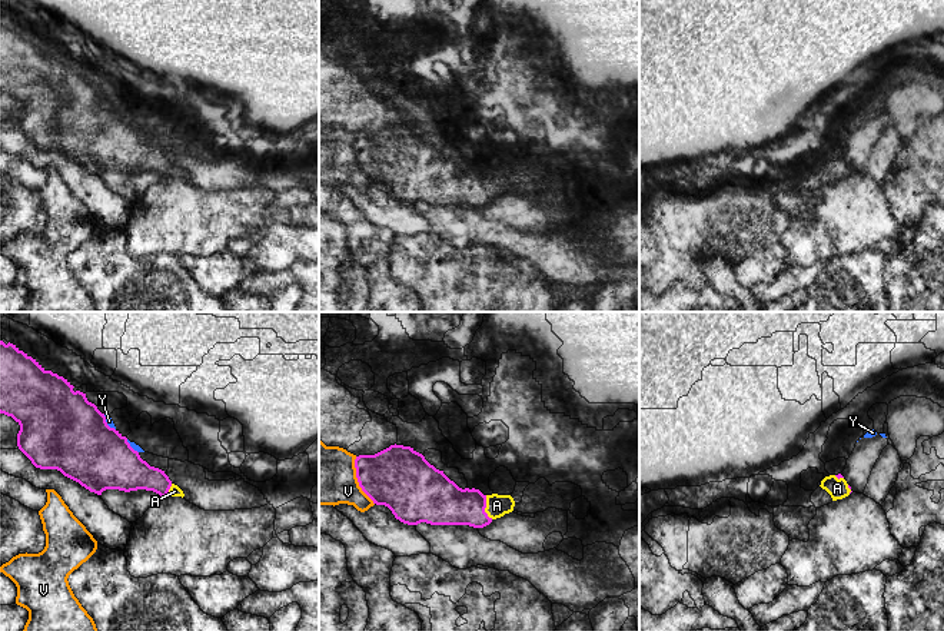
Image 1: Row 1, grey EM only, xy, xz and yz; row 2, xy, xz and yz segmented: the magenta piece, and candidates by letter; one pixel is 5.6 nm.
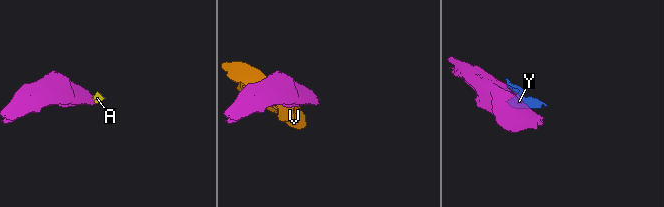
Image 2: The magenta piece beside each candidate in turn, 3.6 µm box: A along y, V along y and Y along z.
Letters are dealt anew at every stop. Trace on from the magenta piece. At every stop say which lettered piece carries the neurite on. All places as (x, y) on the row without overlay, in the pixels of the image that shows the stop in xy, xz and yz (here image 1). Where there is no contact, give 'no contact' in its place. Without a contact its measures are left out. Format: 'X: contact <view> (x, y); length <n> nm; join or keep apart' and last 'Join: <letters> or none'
A: contact xz (485, 186); length 140 nm; join
V: contact xz (358, 160); length 300 nm; keep apart
Y: contact xy (106, 103); length 110 nm; keep apart
Join: A

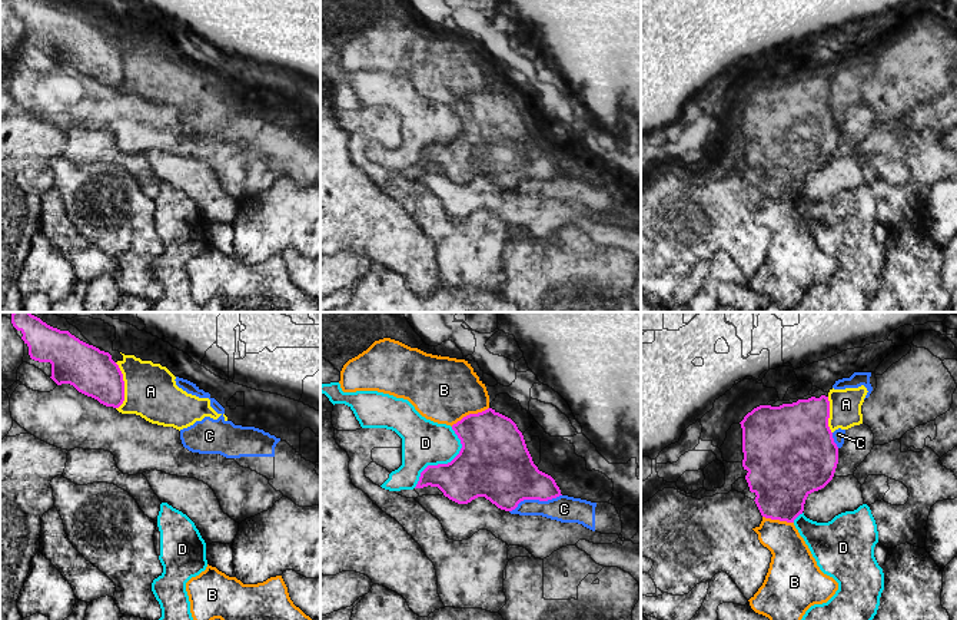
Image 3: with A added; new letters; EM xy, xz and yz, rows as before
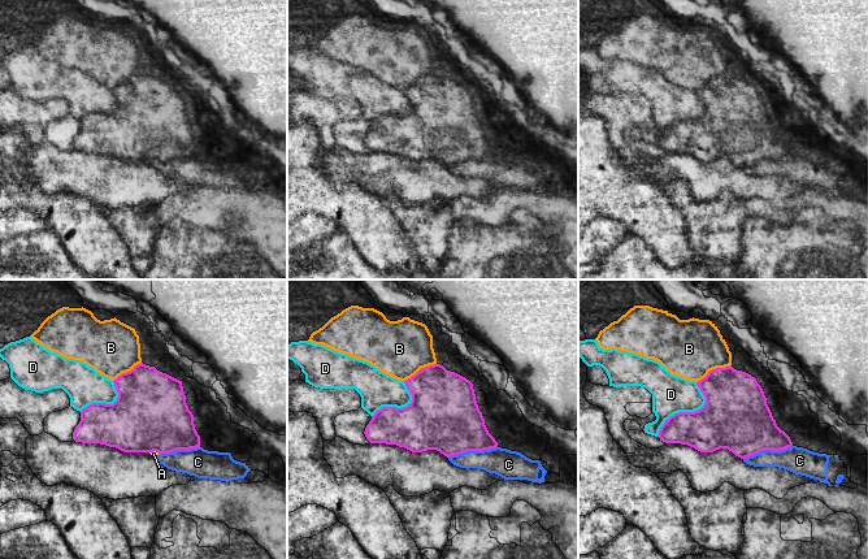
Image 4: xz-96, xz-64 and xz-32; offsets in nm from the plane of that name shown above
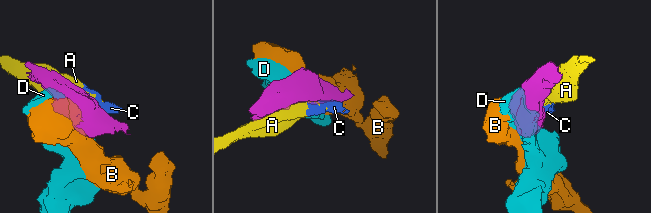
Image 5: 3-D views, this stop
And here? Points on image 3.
A: contact xy (123, 65); length 260 nm; keep apart
B: contact xz (469, 93); length 240 nm; keep apart
C: contact xz (535, 178); length 320 nm; keep apart
D: contact xz (445, 143); length 400 nm; keep apart
Join: none

